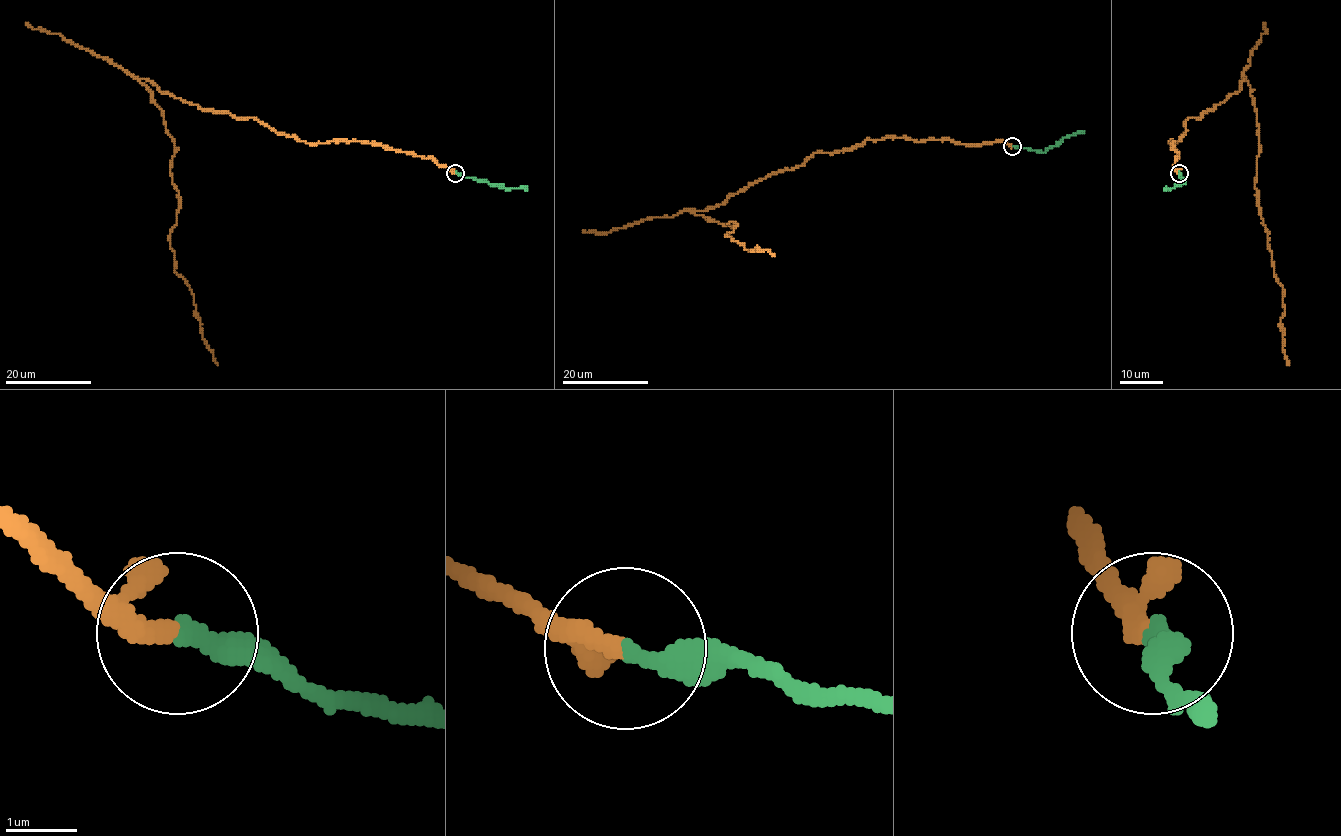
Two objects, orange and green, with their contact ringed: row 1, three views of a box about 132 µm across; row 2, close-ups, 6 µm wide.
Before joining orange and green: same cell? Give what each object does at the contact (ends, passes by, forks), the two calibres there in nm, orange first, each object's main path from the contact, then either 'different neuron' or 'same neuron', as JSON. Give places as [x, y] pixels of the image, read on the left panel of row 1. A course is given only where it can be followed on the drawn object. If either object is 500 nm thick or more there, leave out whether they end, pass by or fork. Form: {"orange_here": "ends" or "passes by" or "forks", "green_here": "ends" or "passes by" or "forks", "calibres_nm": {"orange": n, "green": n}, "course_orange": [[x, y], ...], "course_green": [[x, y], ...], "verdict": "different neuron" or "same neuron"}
{"orange_here": "passes by", "green_here": "ends", "calibres_nm": {"orange": 200, "green": 320}, "course_orange": [[455, 173], [377, 143], [309, 145], [139, 78], [175, 143], [175, 270], [218, 365]], "course_green": [[455, 173], [491, 184], [502, 184], [507, 189], [528, 190]], "verdict": "same neuron"}

